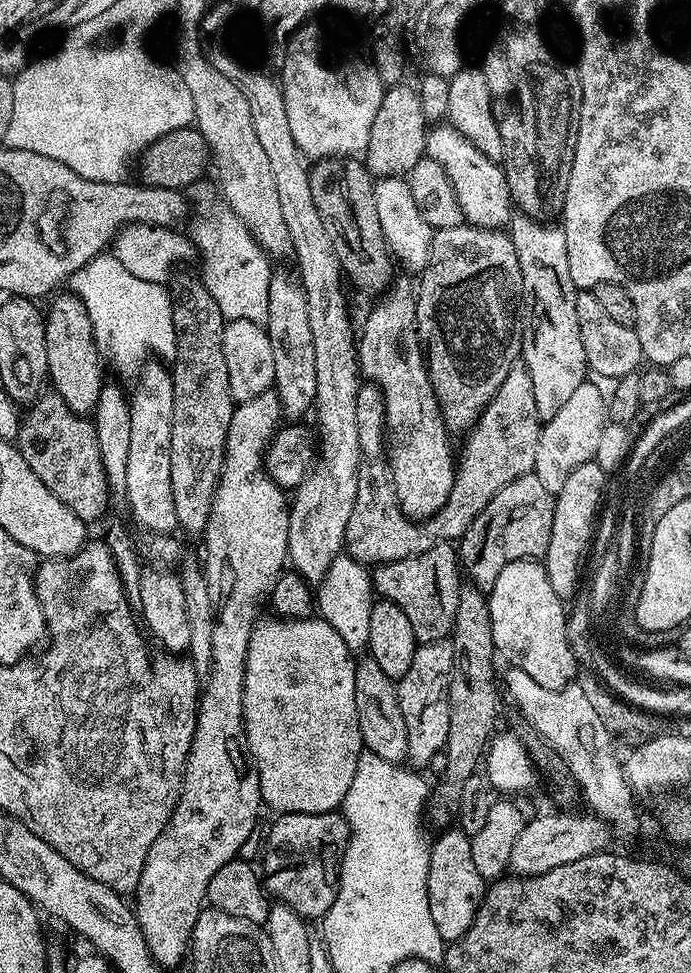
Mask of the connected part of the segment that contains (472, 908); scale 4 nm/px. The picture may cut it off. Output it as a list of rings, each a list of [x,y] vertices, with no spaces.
[[[448,826],[441,832],[444,833],[430,844],[428,901],[430,918],[434,918],[438,934],[442,934],[445,942],[451,942],[461,940],[466,930],[470,930],[486,891],[486,881],[474,866],[474,857],[470,854],[471,836],[466,835],[459,826]]]

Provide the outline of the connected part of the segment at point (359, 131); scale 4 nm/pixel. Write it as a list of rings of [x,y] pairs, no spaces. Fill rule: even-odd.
[[[316,22],[309,23],[292,37],[282,61],[282,89],[290,132],[301,157],[312,162],[328,156],[363,153],[370,142],[370,126],[374,126],[374,114],[378,110],[376,96],[348,96],[348,88],[340,88],[340,80],[332,72],[320,72],[316,68],[316,56],[312,52],[316,52],[317,41],[325,37],[326,32]]]

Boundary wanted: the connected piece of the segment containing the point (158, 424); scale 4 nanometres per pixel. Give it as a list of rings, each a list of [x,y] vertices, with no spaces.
[[[145,363],[135,377],[136,389],[130,392],[126,505],[144,532],[171,533],[177,527],[174,494],[170,490],[170,422],[174,418],[174,386],[171,371],[160,364],[163,363]]]

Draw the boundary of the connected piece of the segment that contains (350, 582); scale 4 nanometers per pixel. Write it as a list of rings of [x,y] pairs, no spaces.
[[[341,554],[330,562],[330,570],[326,570],[324,579],[318,585],[314,596],[318,605],[319,615],[342,637],[342,642],[354,654],[360,654],[367,649],[370,638],[370,610],[374,603],[374,589],[369,569],[359,564],[353,556]]]

